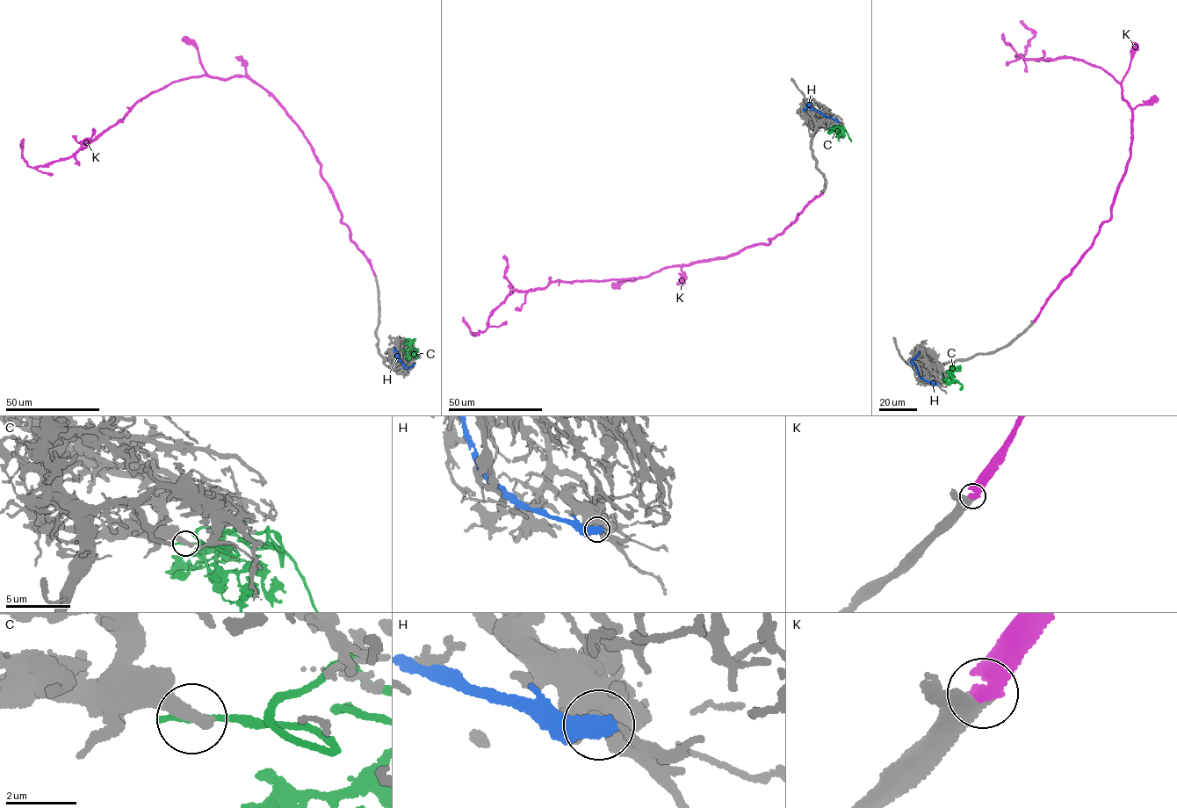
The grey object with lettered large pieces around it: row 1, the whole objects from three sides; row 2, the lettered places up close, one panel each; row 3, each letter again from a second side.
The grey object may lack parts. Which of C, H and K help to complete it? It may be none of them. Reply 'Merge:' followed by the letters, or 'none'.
Merge: K

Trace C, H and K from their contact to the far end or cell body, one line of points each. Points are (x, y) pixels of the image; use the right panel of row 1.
C: (942, 374), (945, 382), (942, 379), (946, 378), (948, 383), (946, 371), (950, 374), (960, 365)
H: (935, 384), (920, 376), (912, 362), (919, 351)
K: (1034, 321), (1110, 218), (1132, 119), (1120, 83), (1101, 68), (1070, 56), (1017, 57), (1034, 35), (1020, 21)

